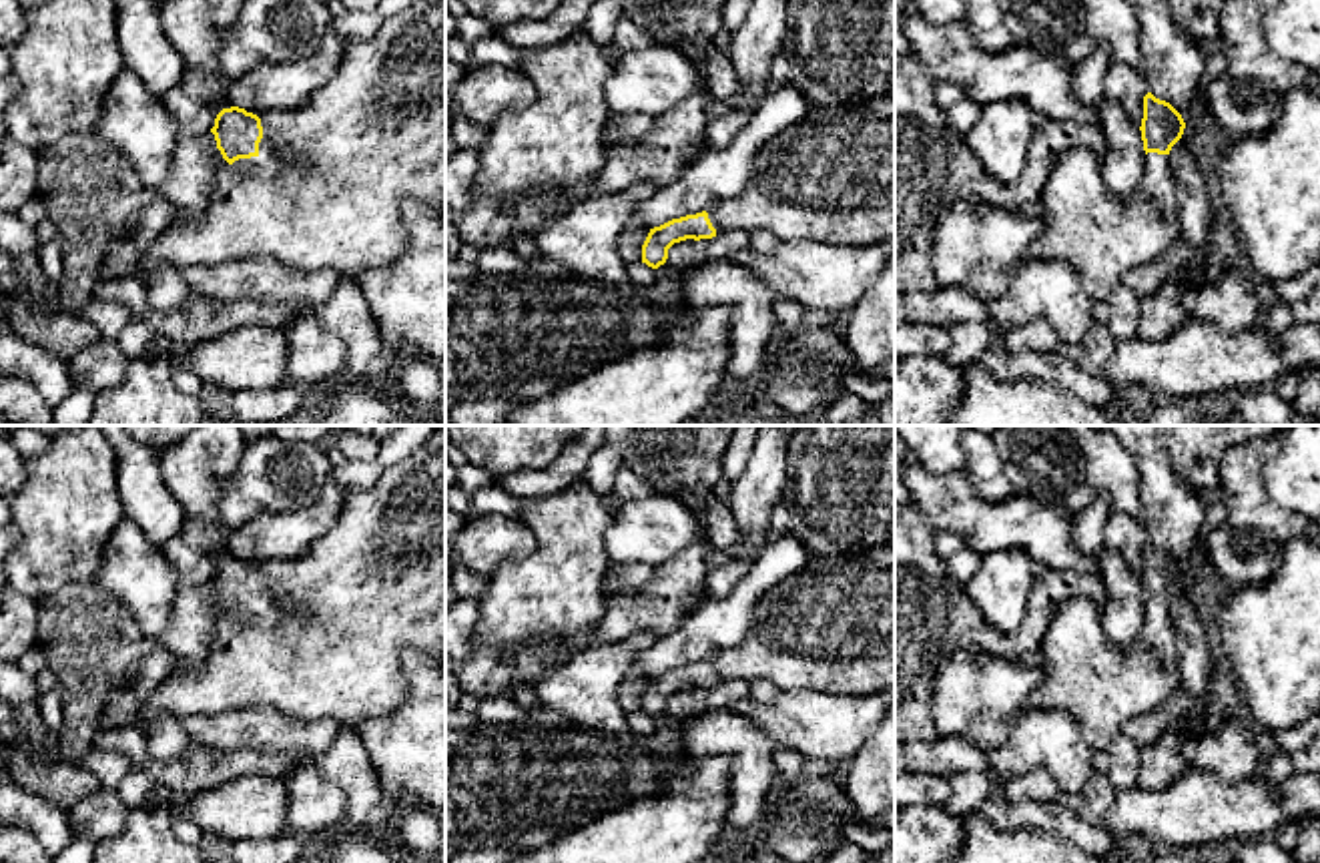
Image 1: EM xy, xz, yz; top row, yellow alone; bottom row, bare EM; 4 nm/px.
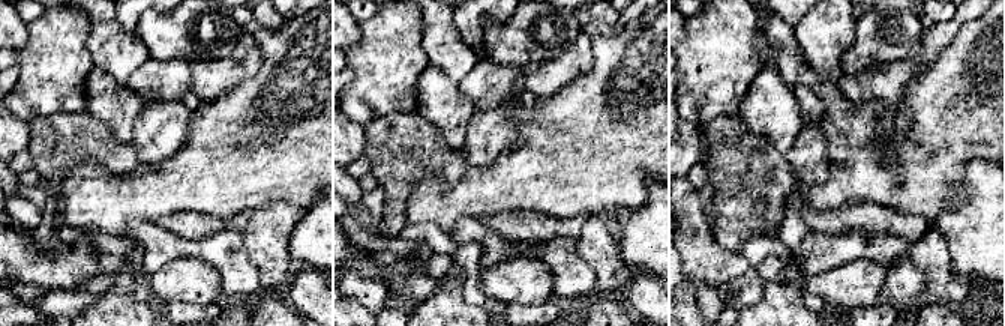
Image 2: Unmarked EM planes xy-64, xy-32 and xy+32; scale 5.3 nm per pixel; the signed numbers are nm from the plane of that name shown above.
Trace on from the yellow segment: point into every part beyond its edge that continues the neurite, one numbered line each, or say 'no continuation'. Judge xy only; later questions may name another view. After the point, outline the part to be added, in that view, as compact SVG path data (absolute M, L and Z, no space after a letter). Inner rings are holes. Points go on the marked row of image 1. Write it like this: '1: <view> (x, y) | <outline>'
1: xy (325, 191) | M415 0L391 14L371 38L345 46L335 78L301 108L257 116L263 126L259 155L223 167L203 215L173 219L144 251L126 237L112 243L104 257L106 279L136 277L146 285L160 265L181 271L247 257L273 257L299 271L357 275L401 257L407 249L401 205L417 201L445 213L445 0Z

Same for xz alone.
1: xz (831, 177) | M895 96L814 108L758 153L740 197L716 199L706 213L716 235L770 231L782 243L812 239L847 247L895 239Z

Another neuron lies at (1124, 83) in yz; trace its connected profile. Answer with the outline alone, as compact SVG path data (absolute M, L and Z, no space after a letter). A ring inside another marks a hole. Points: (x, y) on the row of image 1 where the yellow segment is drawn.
M1113 60L1105 74L1105 98L1117 102L1135 126L1141 126L1143 96L1149 86L1139 66Z

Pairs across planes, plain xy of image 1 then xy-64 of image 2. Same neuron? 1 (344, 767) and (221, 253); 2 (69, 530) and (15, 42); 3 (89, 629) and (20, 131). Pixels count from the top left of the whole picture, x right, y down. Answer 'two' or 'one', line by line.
1: two
2: two
3: two

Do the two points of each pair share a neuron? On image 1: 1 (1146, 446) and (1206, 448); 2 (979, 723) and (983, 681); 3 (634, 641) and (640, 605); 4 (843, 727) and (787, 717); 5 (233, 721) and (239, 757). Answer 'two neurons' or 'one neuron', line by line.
1: two neurons
2: one neuron
3: two neurons
4: one neuron
5: two neurons

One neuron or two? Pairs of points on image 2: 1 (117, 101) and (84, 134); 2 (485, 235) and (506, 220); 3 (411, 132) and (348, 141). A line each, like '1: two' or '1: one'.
1: two
2: two
3: two

